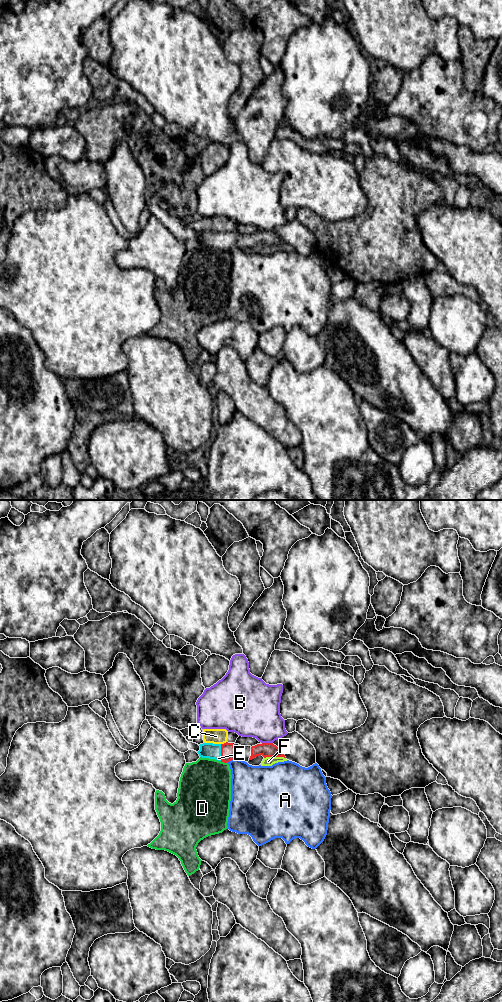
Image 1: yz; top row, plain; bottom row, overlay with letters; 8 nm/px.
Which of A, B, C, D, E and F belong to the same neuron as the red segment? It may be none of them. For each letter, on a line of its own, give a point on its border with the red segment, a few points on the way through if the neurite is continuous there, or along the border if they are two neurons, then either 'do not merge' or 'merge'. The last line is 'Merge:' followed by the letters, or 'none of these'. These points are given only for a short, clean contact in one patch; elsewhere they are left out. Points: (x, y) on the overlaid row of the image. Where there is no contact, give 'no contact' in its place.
A: meets red in yz at (231, 759); do not merge
B: meets red in yz at (267, 743); do not merge
C: meets red in yz at (224, 743); border along yz (226, 741), (221, 744); do not merge
D: meets red in yz at (224, 762); border along yz (220, 761), (227, 763); do not merge
E: meets red in yz at (221, 752); merge
F: meets red in yz at (274, 756); border along yz (285, 757), (264, 758); do not merge
Merge: E

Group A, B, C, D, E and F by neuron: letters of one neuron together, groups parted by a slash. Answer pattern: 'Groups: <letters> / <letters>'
Groups: A / B / C / D F / E

